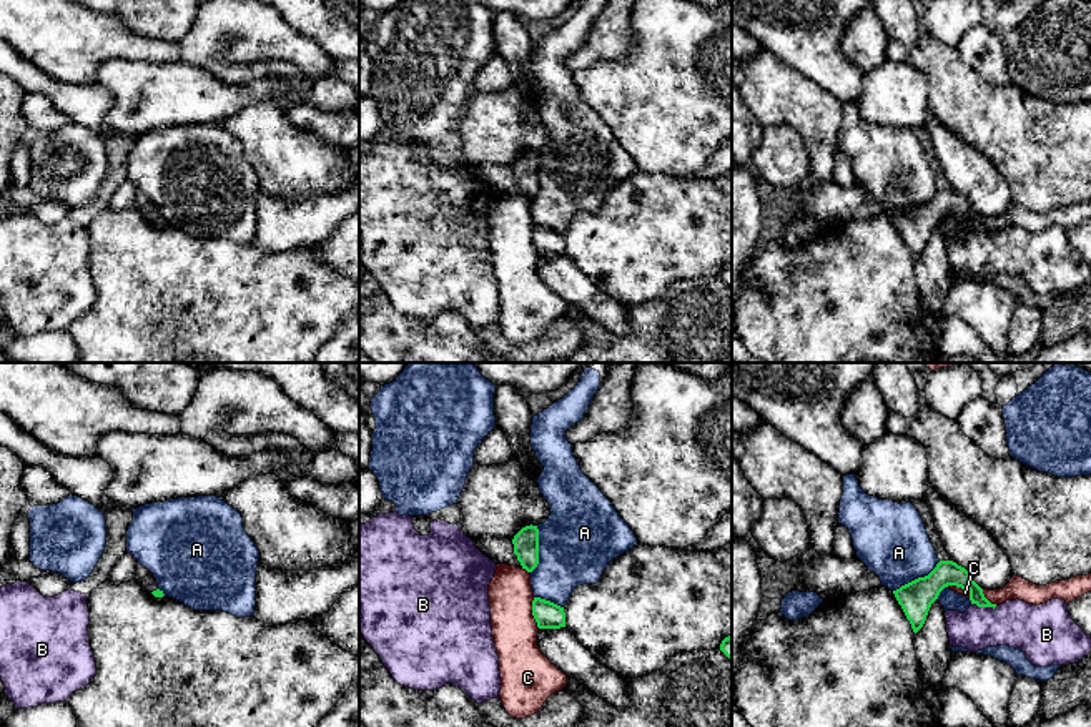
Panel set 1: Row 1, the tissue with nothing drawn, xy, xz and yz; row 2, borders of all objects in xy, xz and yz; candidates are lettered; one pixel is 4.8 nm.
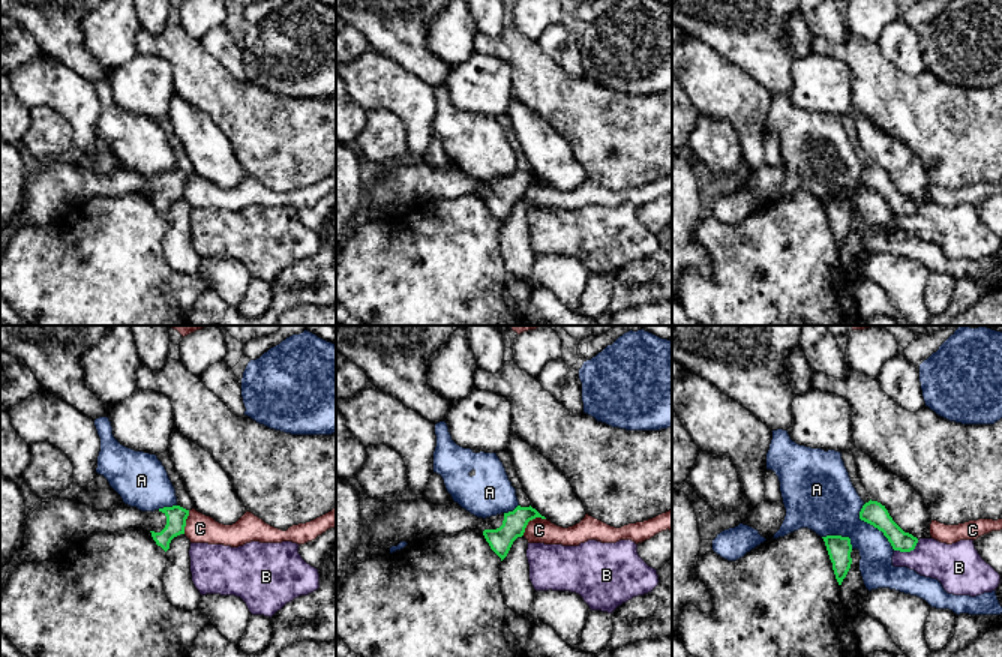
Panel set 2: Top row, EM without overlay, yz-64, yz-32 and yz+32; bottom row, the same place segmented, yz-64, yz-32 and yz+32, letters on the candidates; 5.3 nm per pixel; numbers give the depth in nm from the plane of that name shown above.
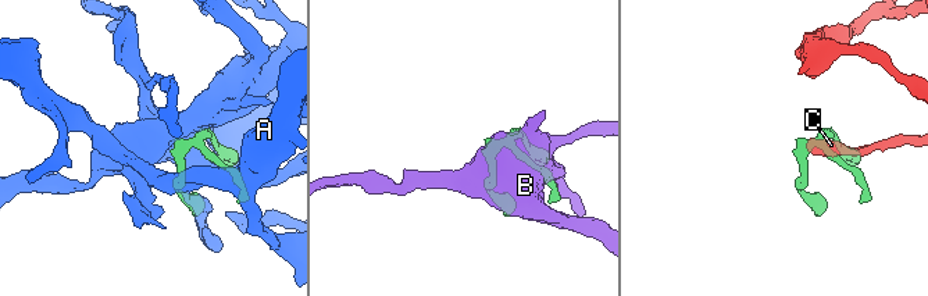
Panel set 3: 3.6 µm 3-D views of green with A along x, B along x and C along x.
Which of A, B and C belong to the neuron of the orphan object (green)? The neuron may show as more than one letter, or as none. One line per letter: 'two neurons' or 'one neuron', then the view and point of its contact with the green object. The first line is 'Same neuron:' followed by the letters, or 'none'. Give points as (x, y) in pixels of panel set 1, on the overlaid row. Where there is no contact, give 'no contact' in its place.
Same neuron: none
A: two neurons | yz (918, 578)
B: two neurons | yz (985, 606)
C: two neurons | xz (533, 613)

